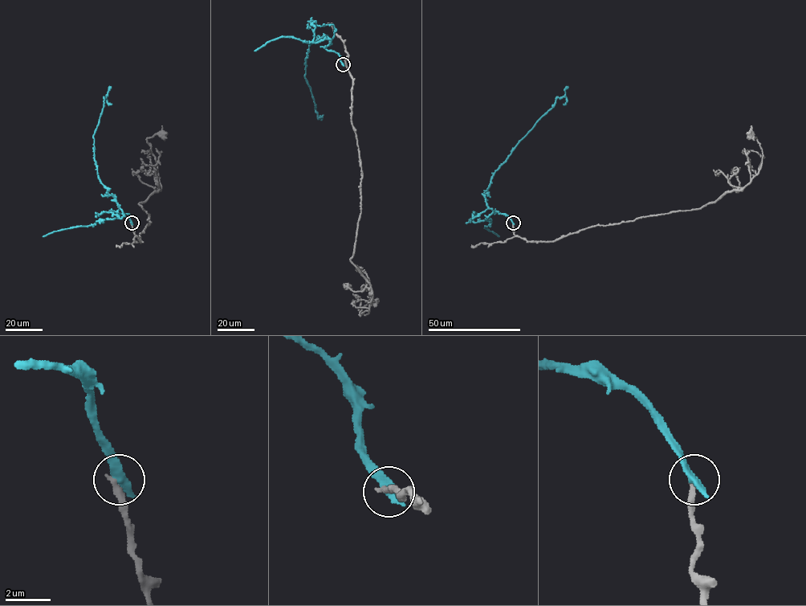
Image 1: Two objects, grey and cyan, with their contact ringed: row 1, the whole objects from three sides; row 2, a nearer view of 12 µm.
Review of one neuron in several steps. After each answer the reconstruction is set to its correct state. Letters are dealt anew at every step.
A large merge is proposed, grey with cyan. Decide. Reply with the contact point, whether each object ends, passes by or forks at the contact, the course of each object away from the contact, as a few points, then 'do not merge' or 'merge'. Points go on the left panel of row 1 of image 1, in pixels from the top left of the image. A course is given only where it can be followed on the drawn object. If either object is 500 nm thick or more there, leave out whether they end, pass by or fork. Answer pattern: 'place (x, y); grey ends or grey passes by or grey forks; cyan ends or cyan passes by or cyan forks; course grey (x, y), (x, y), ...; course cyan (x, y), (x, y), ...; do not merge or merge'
place (132, 223); grey ends; cyan ends; course grey (131, 223), (141, 241), (140, 235), (150, 222), (139, 203), (160, 189), (155, 157), (147, 141), (162, 133); course cyan (132, 223), (128, 214), (114, 211), (120, 207), (101, 182), (94, 159), (93, 134), (103, 97), (111, 104); do not merge

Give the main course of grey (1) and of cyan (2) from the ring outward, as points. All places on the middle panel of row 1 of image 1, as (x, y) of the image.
1: (343, 64), (352, 79), (352, 120), (361, 172), (350, 261), (372, 295), (369, 313), (358, 309), (373, 303)
2: (343, 64), (339, 55), (326, 48), (331, 43), (328, 38), (309, 45), (305, 78), (318, 118), (323, 115)

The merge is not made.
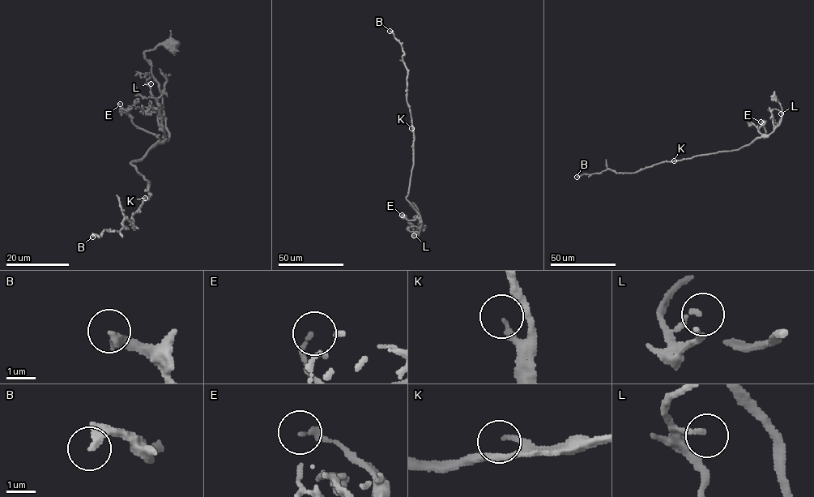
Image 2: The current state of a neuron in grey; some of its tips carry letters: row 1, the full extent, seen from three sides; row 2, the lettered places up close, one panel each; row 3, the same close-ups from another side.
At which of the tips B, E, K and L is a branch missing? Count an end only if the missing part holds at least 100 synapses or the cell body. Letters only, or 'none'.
B

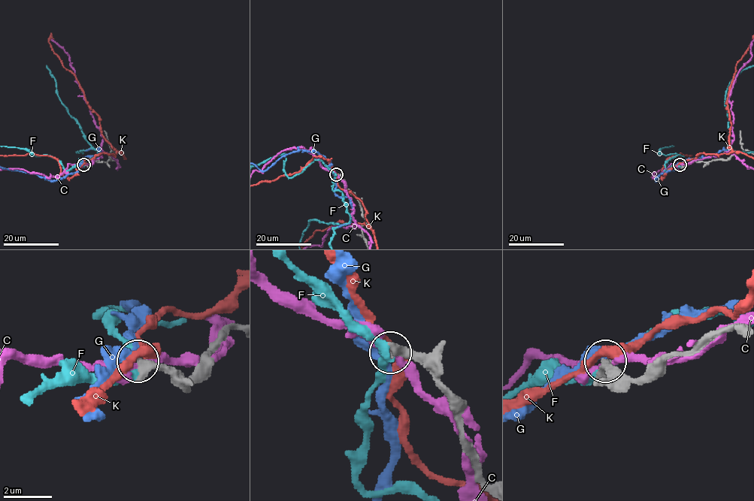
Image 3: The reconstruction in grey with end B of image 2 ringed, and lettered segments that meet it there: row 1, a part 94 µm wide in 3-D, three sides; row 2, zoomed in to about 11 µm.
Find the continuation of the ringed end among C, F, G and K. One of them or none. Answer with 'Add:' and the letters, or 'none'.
Add: none

